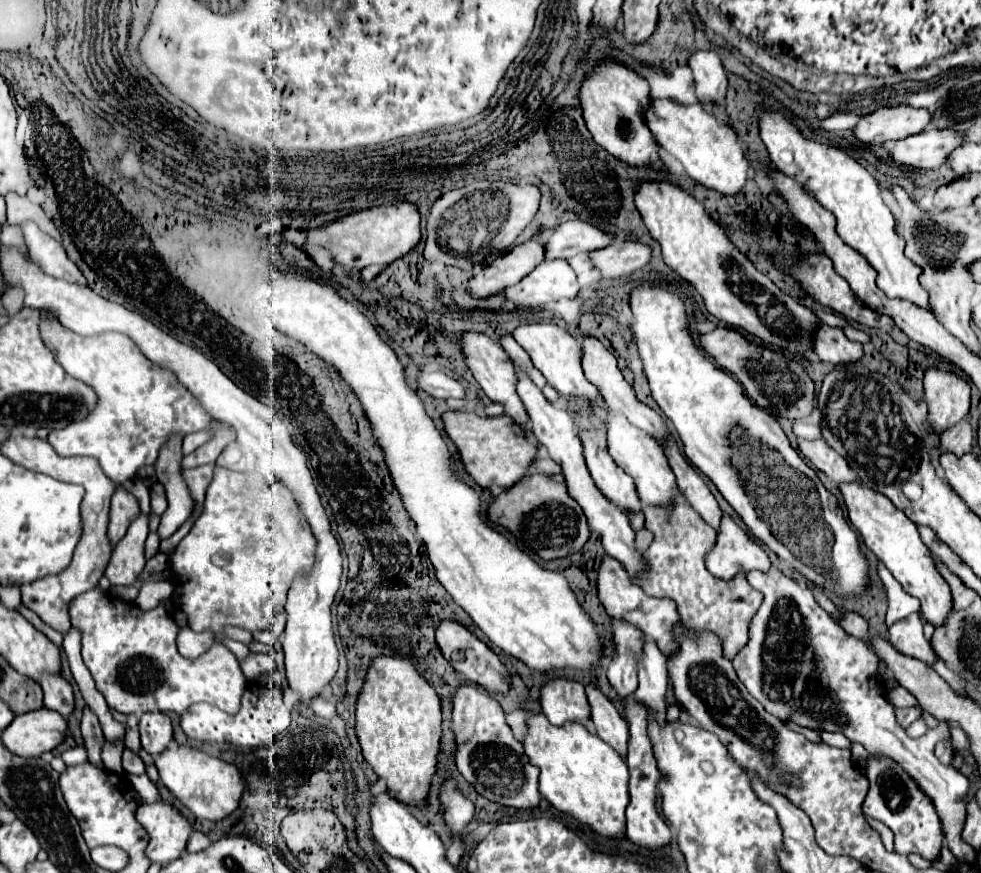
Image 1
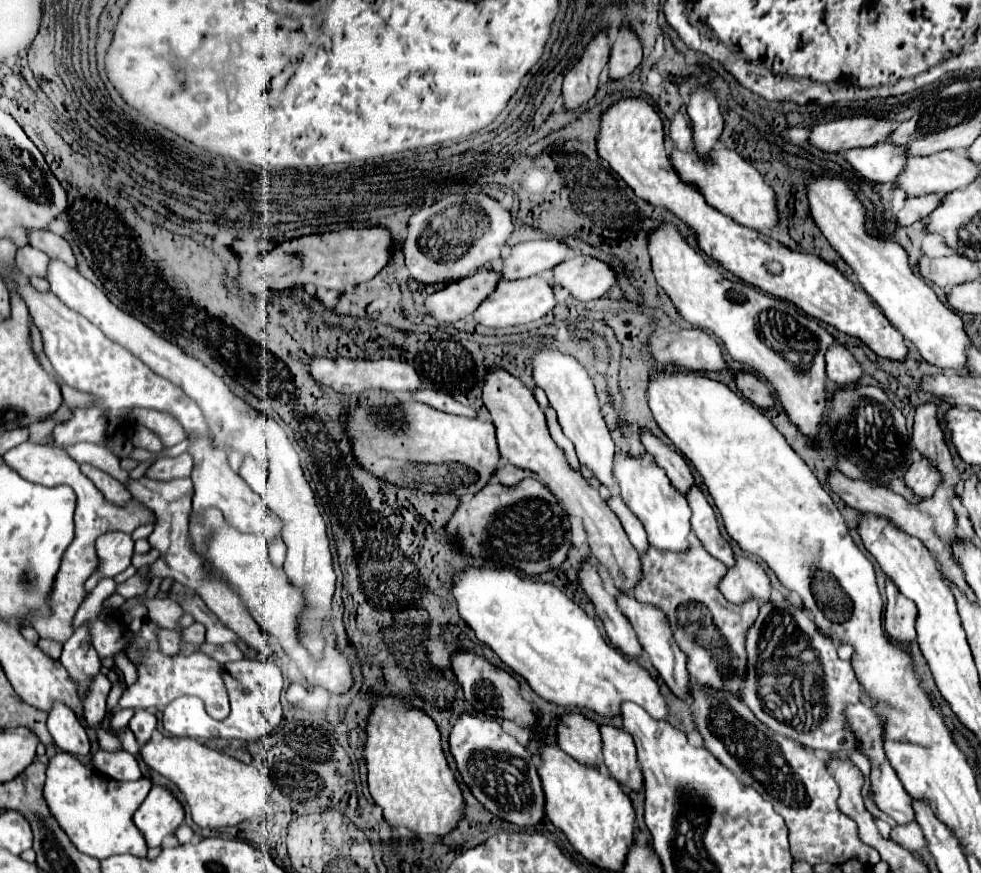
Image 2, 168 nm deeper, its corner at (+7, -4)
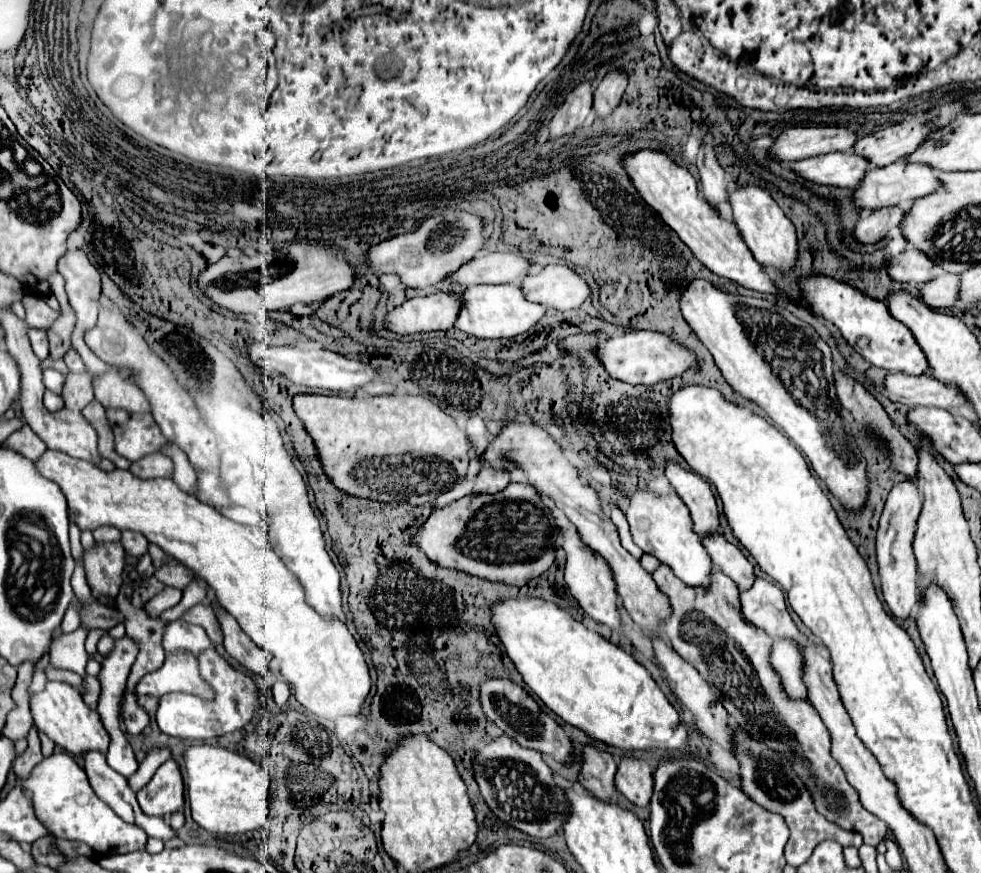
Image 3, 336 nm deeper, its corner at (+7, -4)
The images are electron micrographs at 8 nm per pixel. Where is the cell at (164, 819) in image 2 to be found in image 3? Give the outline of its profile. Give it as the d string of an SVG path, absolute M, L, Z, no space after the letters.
M173 759L165 761L161 769L157 769L153 781L137 793L137 801L149 817L167 817L183 811L183 779Z

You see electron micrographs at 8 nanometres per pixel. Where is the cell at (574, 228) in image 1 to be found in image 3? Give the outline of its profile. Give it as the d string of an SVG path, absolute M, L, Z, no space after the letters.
M487 253L465 263L447 281L455 281L465 287L477 283L511 283L529 275L531 267L533 263L515 253Z

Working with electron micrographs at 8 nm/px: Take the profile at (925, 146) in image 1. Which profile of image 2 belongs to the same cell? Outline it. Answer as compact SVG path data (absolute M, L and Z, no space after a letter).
M877 143L865 149L849 149L841 155L861 179L873 183L893 181L903 171L907 161L905 147L895 147L891 143Z

